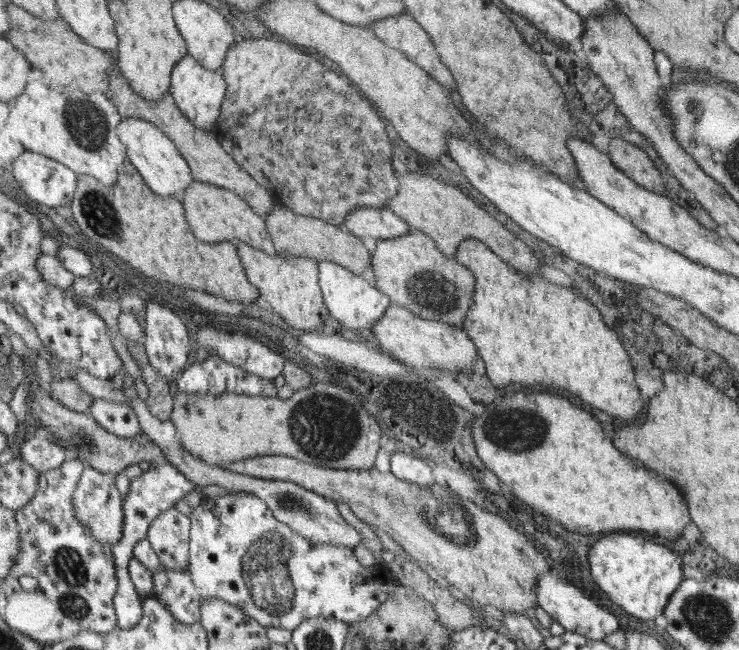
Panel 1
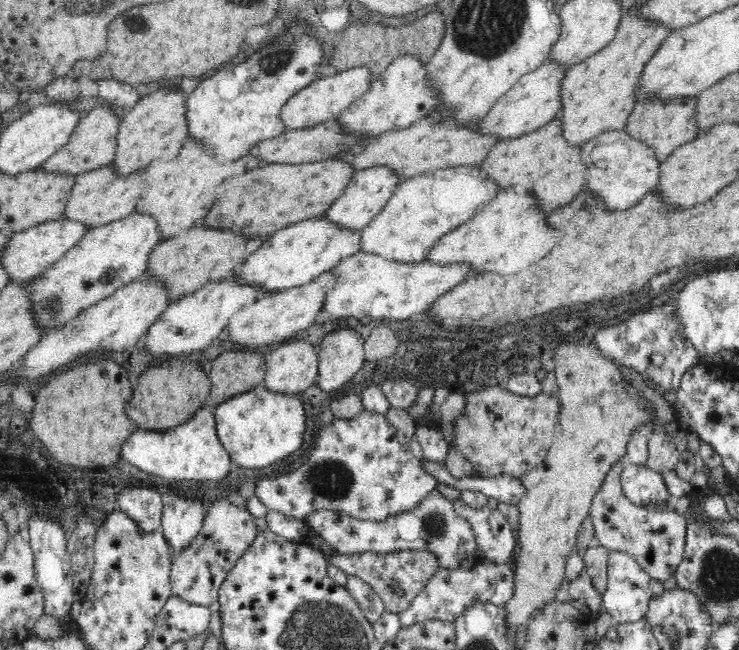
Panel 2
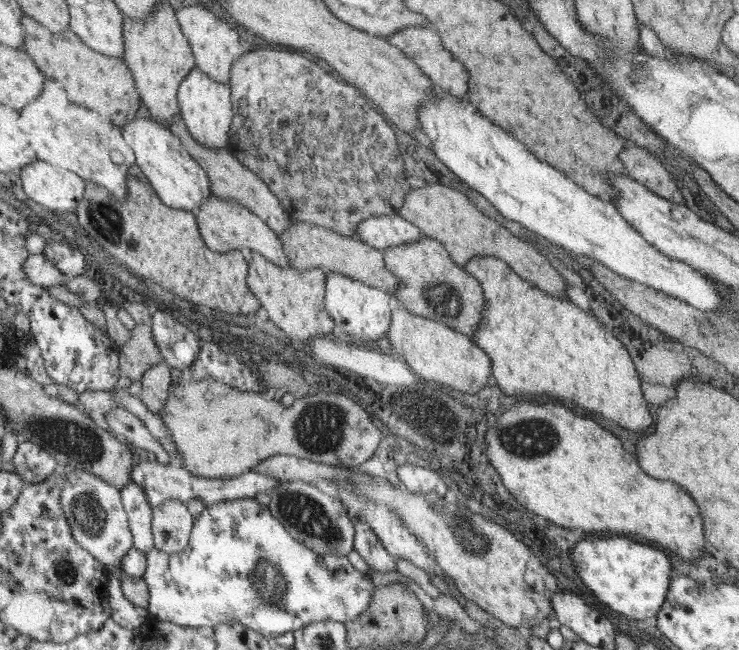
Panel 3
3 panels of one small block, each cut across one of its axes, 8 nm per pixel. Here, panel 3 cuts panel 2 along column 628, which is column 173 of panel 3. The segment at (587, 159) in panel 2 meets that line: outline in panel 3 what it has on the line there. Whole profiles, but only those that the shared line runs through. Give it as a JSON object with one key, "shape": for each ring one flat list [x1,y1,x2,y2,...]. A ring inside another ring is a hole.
{"shape":[[139,117,122,129,125,140,136,153,136,164,148,176,153,188,166,205,179,210,198,212,200,206,213,195,212,181,208,172,185,148,183,140,176,133,153,118]]}

